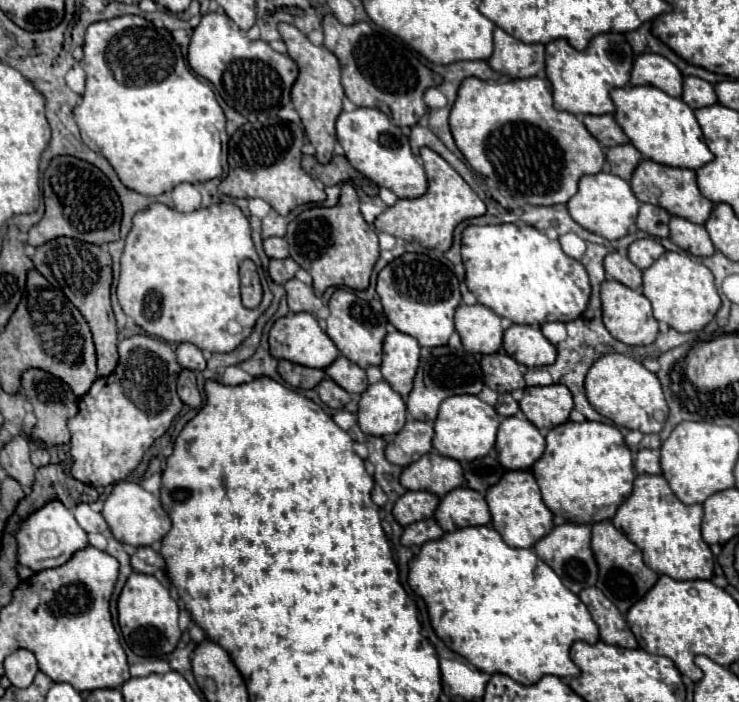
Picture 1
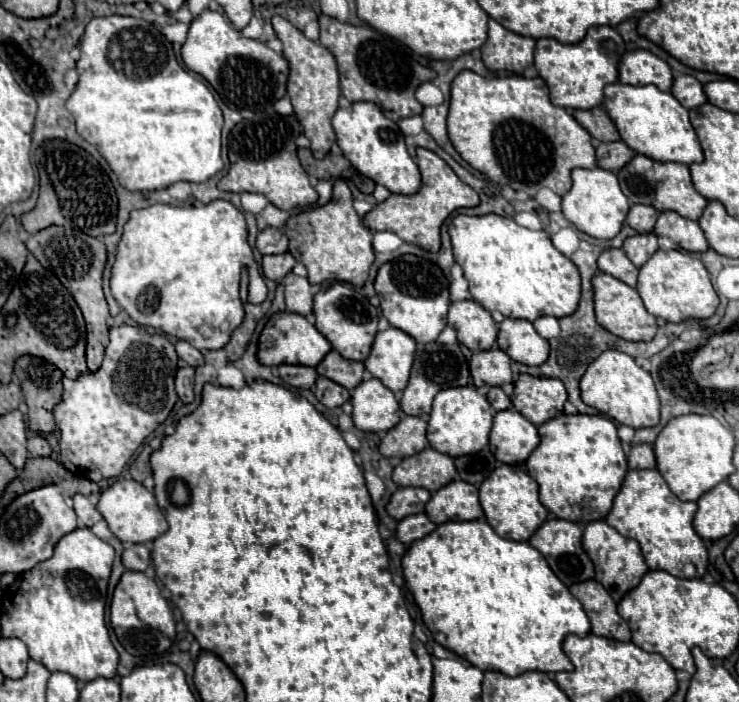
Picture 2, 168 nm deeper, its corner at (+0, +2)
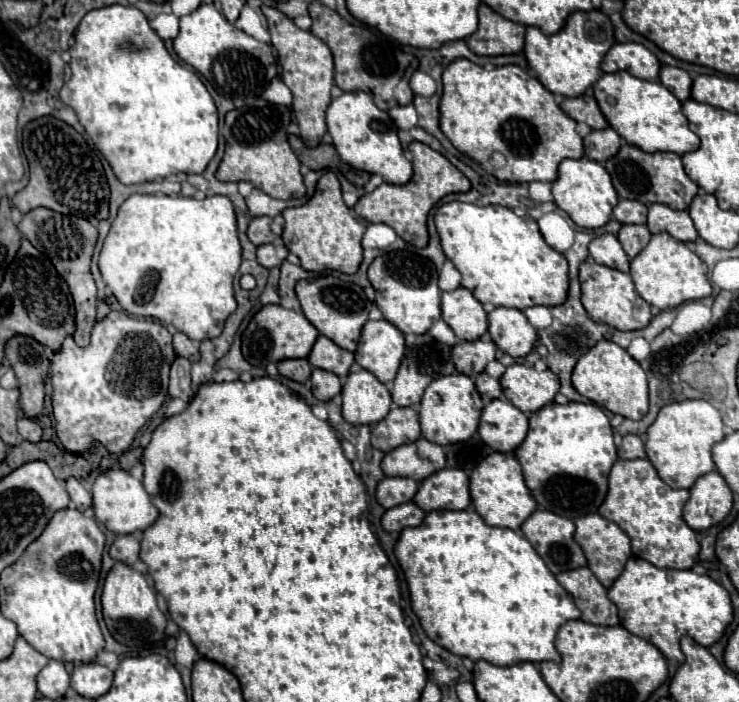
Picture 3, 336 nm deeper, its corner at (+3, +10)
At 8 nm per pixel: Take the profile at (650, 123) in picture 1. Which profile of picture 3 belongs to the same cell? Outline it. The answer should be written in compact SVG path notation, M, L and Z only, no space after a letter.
M618 70L614 74L602 74L594 82L594 98L610 128L614 128L628 144L638 146L644 152L674 152L682 156L700 146L698 136L688 128L680 100L660 82L640 80L626 70Z

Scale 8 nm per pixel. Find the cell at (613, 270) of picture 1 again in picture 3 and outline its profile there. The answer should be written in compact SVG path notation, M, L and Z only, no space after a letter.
M602 234L602 236L596 236L590 246L590 256L594 258L594 262L598 264L604 264L604 266L610 266L610 268L616 268L620 272L628 272L630 268L630 258L626 256L626 252L622 250L618 238L614 234Z

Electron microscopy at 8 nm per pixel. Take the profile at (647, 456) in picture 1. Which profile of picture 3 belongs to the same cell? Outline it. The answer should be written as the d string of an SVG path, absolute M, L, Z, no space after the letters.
M626 434L622 438L622 446L618 448L618 458L646 458L642 438L636 434Z

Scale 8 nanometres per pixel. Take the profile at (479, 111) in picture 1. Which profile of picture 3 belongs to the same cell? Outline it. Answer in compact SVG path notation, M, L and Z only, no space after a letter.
M466 58L454 60L442 72L442 98L440 98L440 128L444 136L462 154L474 158L486 172L494 174L504 182L554 182L558 174L558 164L564 158L582 158L584 146L576 132L576 122L560 110L554 96L526 70L518 66L500 66L486 70L476 66Z

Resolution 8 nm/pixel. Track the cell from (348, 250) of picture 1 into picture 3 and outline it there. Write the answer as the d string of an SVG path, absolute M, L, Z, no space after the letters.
M324 172L316 184L314 196L298 208L286 208L284 216L284 234L282 240L286 248L300 258L300 266L304 270L322 272L322 270L338 270L344 274L354 274L362 262L362 236L366 226L358 222L350 208L342 200L340 182L334 172Z

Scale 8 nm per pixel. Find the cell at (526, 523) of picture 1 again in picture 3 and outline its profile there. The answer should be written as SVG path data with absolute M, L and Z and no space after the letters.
M502 452L488 454L474 468L474 472L470 476L470 496L472 496L472 502L474 502L476 512L490 526L518 530L520 524L536 510L536 502L534 502L530 490L524 484L522 468L520 468L518 460L514 456L502 454Z

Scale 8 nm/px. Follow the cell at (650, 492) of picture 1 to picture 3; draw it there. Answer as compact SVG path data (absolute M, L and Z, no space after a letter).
M648 458L618 460L608 476L608 494L598 514L616 522L632 540L632 554L652 562L658 568L692 568L700 544L696 532L684 522L682 508L688 490L674 490L662 482Z

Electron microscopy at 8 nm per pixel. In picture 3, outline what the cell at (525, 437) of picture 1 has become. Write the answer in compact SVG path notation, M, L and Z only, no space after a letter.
M492 400L484 406L478 434L484 444L496 452L512 452L528 432L528 418L508 400Z

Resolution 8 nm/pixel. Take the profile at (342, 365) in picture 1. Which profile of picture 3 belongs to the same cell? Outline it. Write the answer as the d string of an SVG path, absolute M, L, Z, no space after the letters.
M318 336L318 340L314 342L314 346L312 346L310 354L308 354L308 362L314 368L334 372L336 376L346 376L348 368L354 362L354 354L348 352L348 350L342 350L330 338Z

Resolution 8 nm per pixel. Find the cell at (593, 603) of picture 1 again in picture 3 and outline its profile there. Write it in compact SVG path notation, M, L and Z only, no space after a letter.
M576 568L556 574L556 580L570 592L574 604L582 612L582 620L600 626L618 626L616 604L610 602L606 588L598 582L590 568Z

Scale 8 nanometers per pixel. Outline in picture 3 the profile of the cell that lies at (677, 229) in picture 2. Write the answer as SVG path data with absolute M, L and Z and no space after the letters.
M652 204L648 208L648 222L646 222L648 230L652 234L658 232L668 232L670 236L674 236L680 242L692 242L698 238L698 232L692 224L690 214L684 210L672 210L664 204Z

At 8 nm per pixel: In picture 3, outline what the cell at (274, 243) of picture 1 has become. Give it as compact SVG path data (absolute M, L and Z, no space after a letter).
M258 216L258 218L252 218L252 222L248 224L246 234L248 234L248 238L254 246L272 244L272 242L280 240L282 226L276 224L274 218L270 218L270 216Z

